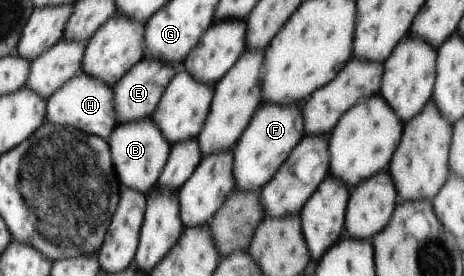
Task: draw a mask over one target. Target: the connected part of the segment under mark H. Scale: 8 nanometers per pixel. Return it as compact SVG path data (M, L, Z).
M81 71L62 86L61 90L50 96L48 121L55 126L69 126L108 141L118 126L116 90L113 86L109 86L109 82L101 82L101 78Z

